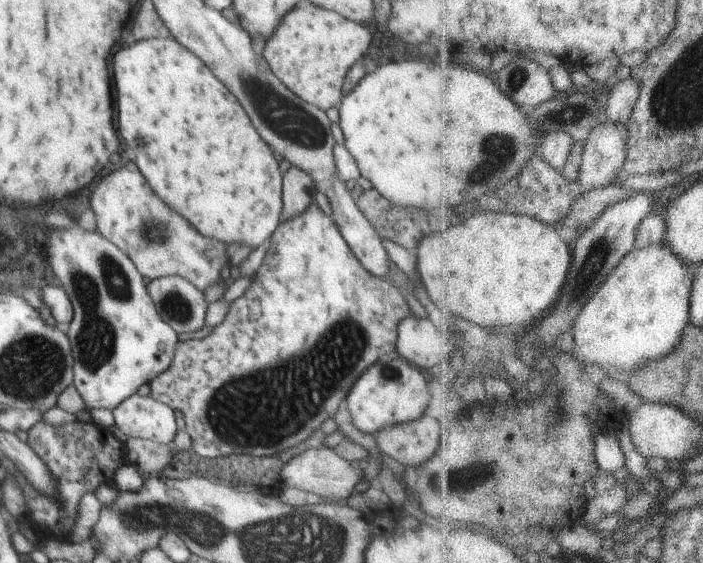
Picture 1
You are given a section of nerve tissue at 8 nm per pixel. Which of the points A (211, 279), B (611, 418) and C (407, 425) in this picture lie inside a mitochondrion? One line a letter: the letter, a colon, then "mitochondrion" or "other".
A: other
B: other
C: other

